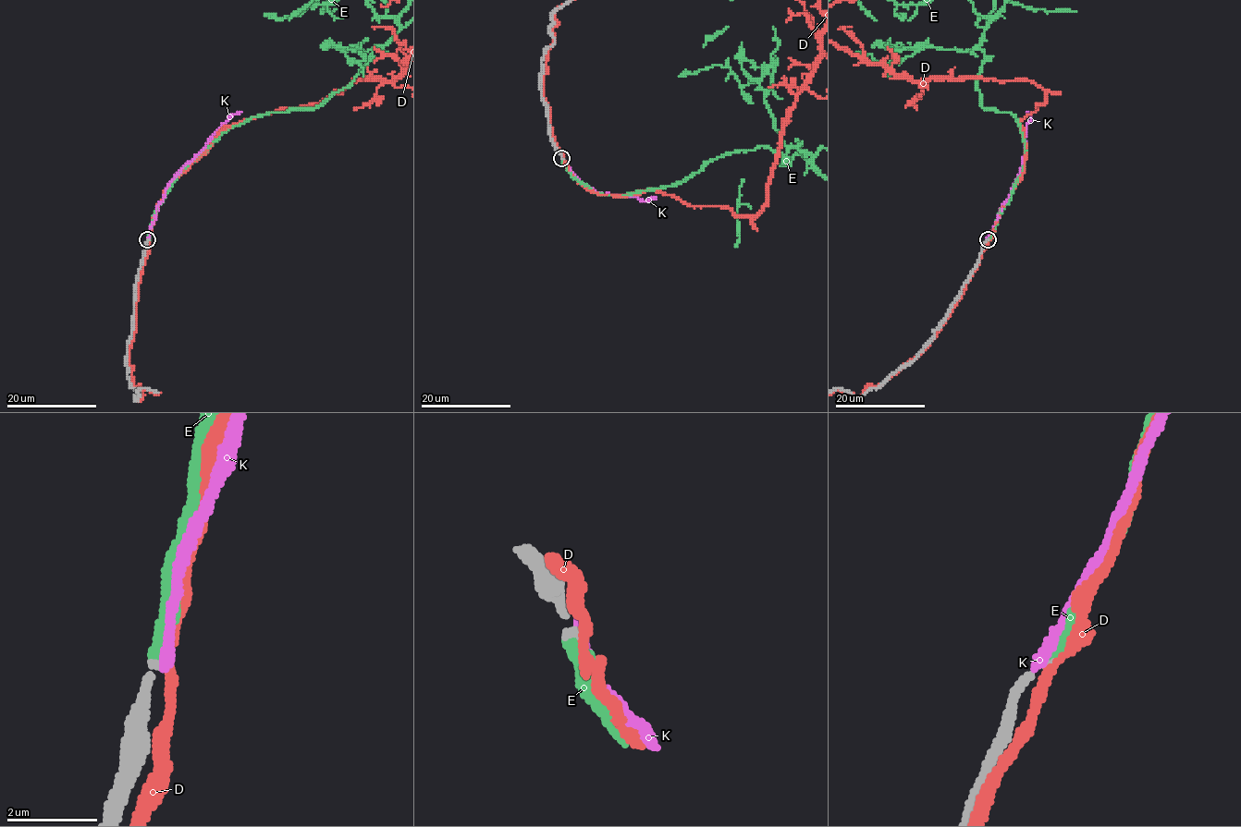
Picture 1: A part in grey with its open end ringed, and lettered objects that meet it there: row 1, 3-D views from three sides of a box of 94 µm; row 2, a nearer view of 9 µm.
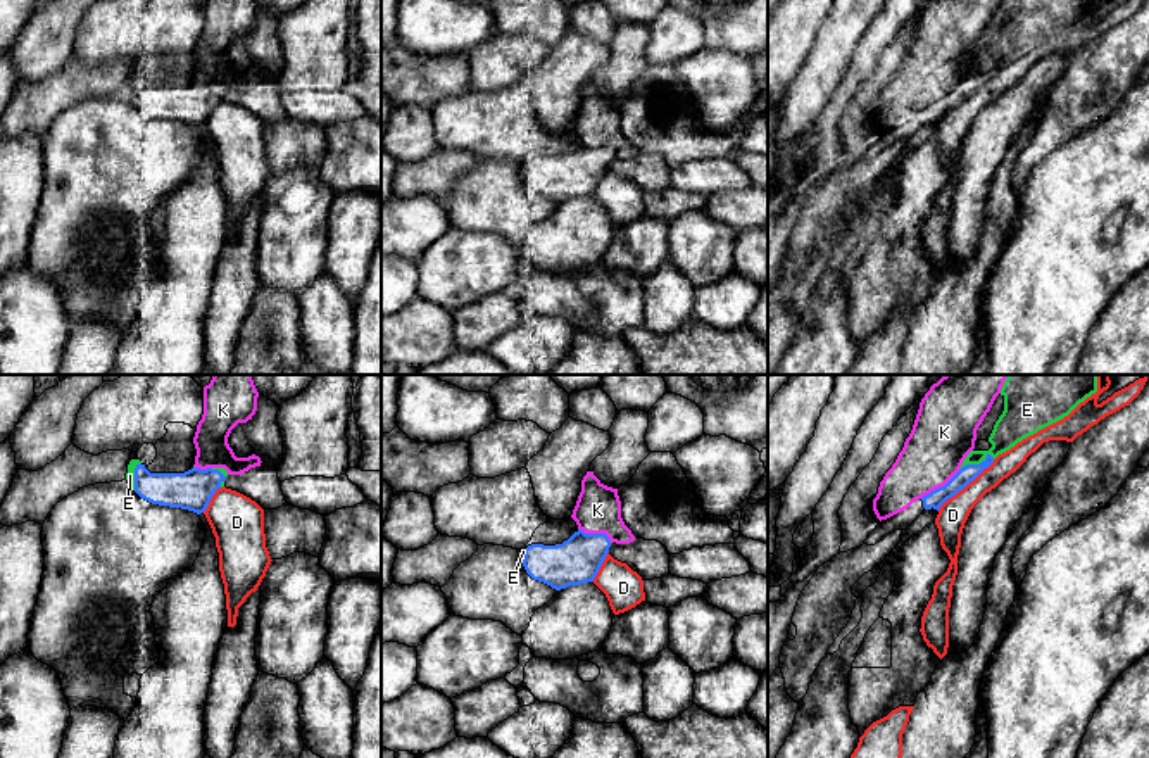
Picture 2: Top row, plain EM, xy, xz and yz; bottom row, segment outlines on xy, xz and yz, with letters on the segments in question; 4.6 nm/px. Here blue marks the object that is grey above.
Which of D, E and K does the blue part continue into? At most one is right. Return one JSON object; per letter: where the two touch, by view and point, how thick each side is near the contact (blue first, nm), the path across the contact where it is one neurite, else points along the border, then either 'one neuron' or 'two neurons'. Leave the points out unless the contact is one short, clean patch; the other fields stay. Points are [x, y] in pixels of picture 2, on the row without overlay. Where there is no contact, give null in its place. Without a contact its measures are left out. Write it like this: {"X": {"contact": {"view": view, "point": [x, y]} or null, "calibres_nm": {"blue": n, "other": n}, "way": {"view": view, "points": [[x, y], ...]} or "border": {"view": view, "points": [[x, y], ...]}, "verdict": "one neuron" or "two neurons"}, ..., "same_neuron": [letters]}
{"D": {"contact": {"view": "yz", "point": [965, 99]}, "calibres_nm": {"blue": 80, "other": 140}, "border": {"view": "yz", "points": [[994, 73], [937, 123]]}, "verdict": "two neurons"}, "E": {"contact": {"view": "yz", "point": [977, 78]}, "calibres_nm": {"blue": 80, "other": 160}, "verdict": "one neuron"}, "K": {"contact": {"view": "yz", "point": [939, 101]}, "calibres_nm": {"blue": 80, "other": 300}, "border": {"view": "yz", "points": [[960, 83], [942, 99], [920, 111]]}, "verdict": "two neurons"}, "same_neuron": ["E"]}

